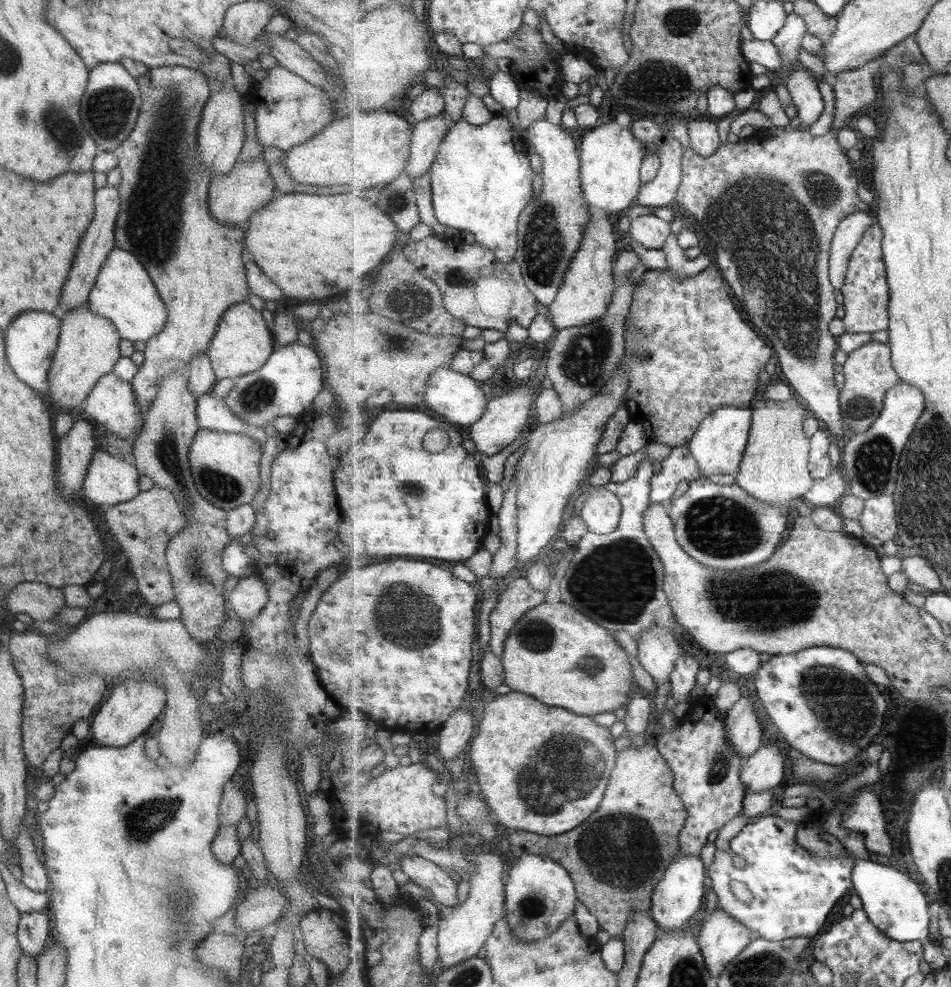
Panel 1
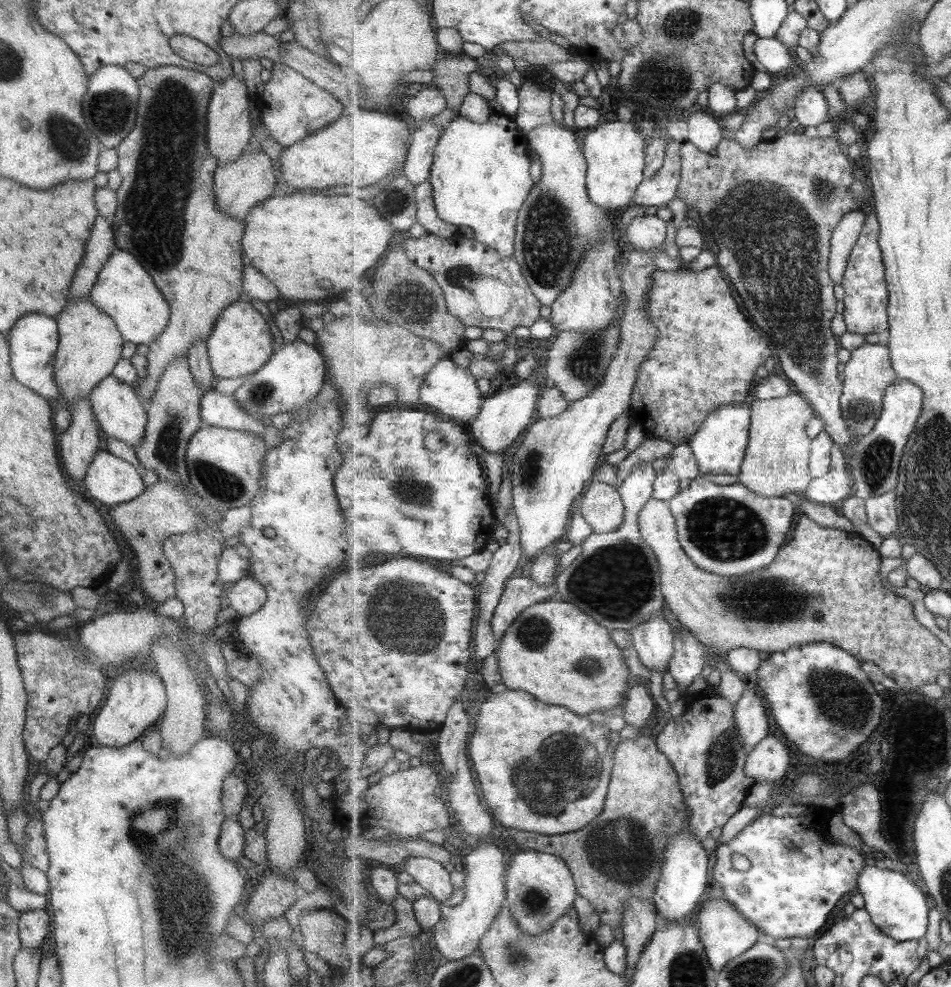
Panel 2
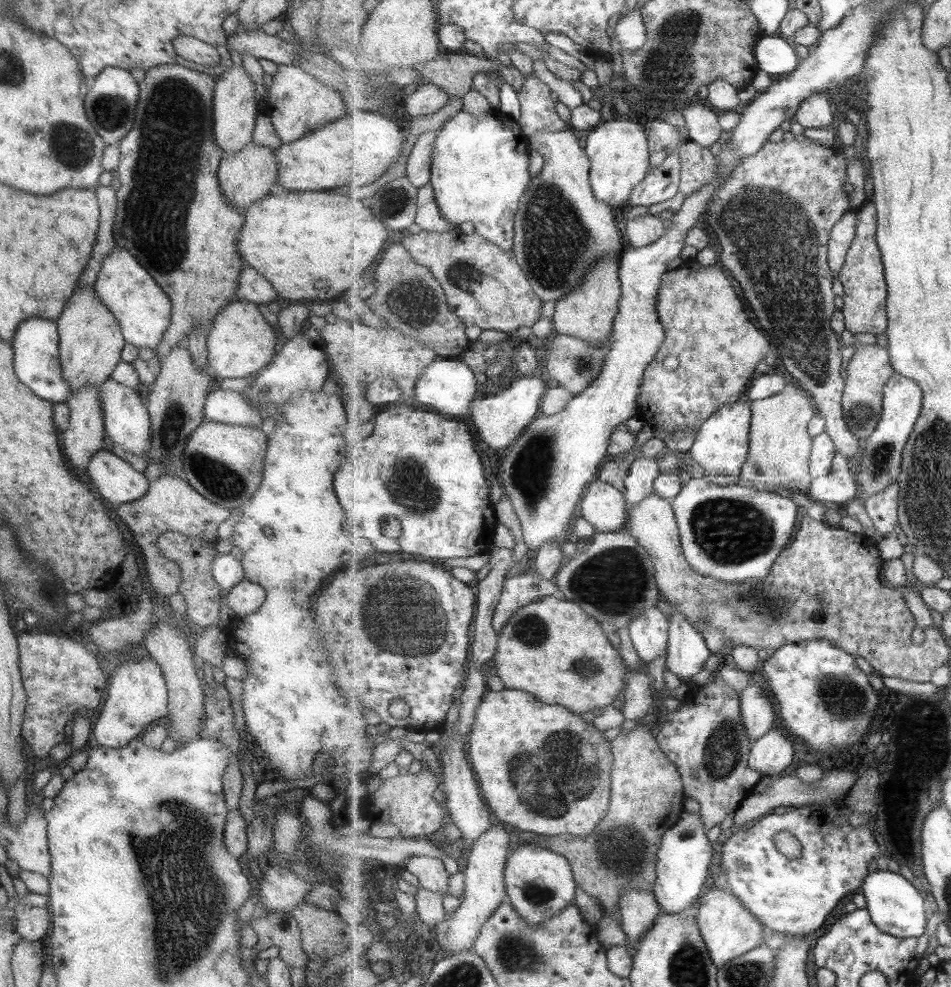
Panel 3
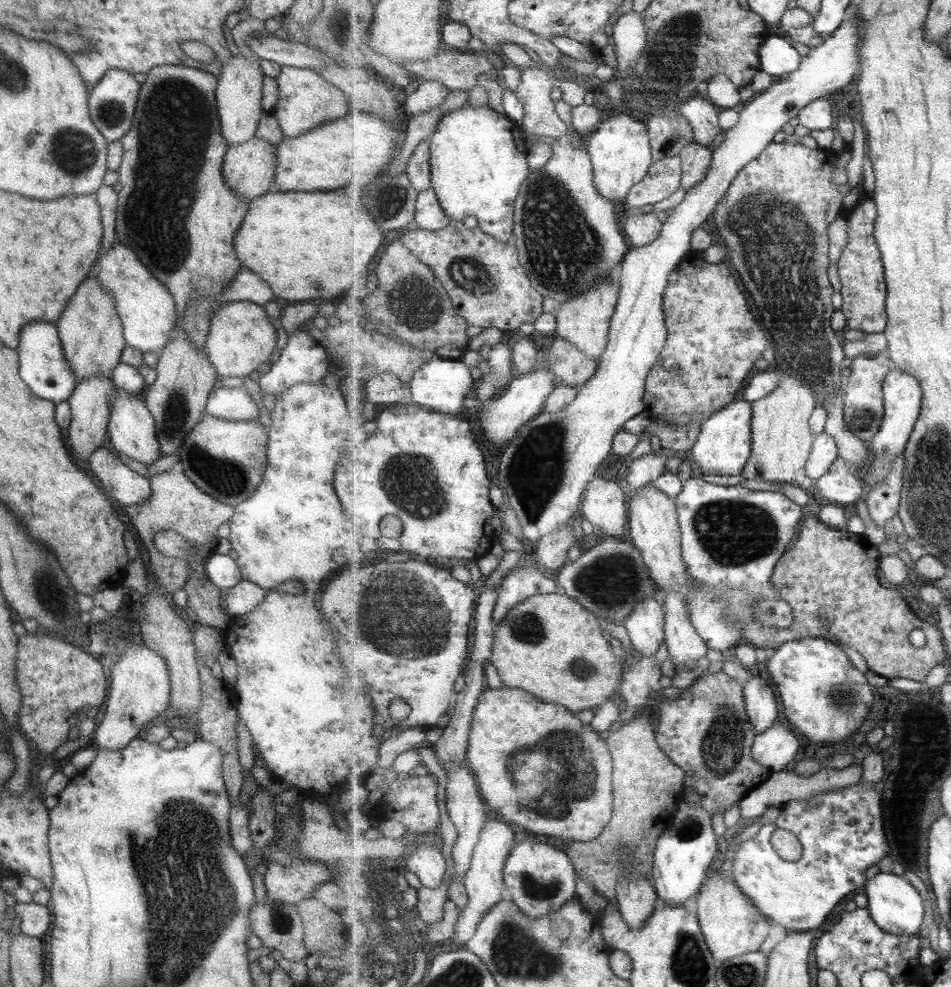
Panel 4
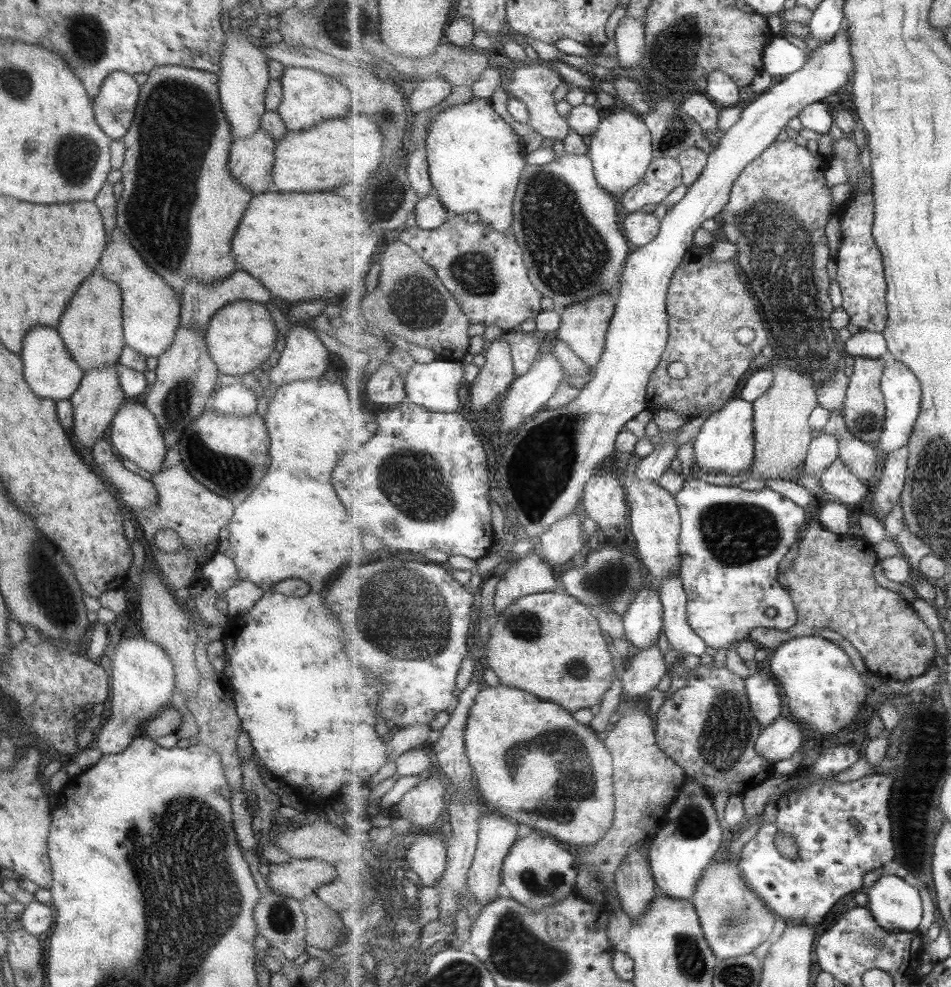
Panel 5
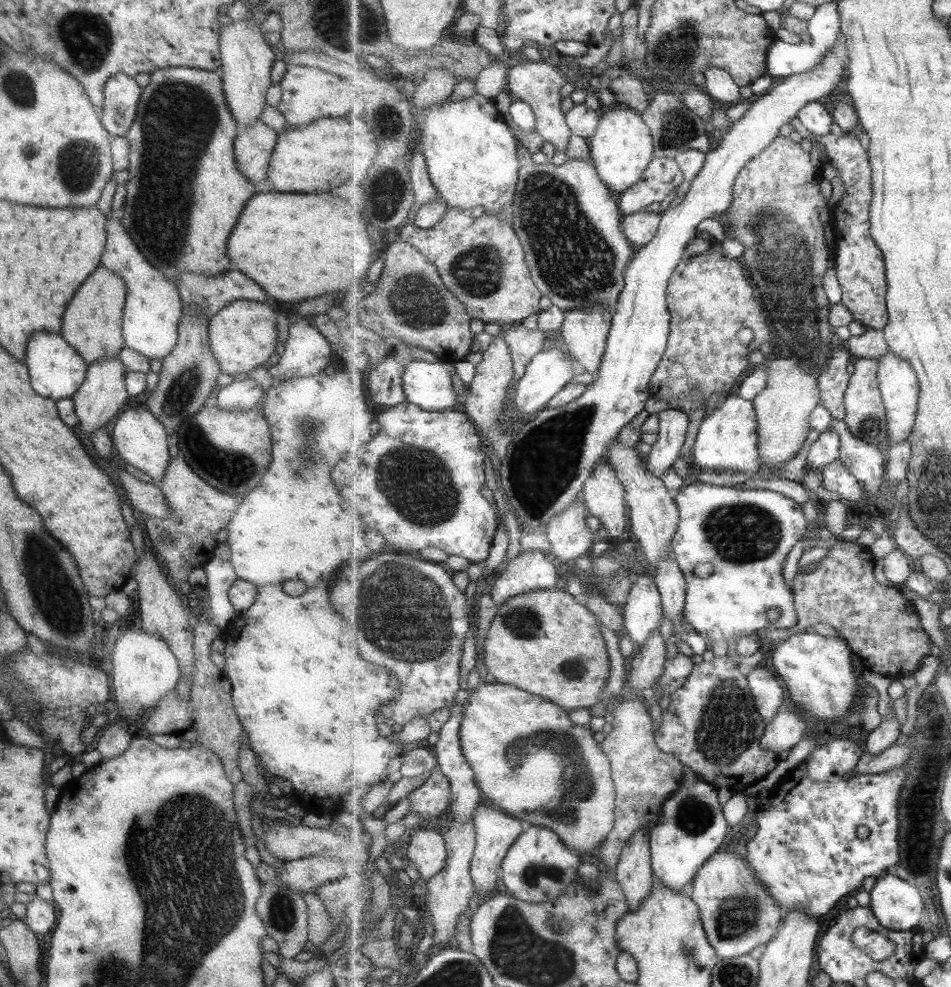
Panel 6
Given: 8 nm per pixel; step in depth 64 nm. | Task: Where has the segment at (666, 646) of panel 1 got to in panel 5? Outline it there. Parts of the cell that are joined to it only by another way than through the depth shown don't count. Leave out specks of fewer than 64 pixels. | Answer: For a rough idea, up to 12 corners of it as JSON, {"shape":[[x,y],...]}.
{"shape":[[644,588],[623,616],[637,648],[657,644],[665,607],[659,592]]}

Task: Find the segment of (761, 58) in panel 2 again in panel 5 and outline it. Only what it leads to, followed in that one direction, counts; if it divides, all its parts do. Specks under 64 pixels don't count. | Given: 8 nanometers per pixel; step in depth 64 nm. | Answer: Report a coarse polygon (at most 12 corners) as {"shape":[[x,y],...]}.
{"shape":[[778,34],[763,50],[763,71],[800,71],[813,50],[799,49]]}

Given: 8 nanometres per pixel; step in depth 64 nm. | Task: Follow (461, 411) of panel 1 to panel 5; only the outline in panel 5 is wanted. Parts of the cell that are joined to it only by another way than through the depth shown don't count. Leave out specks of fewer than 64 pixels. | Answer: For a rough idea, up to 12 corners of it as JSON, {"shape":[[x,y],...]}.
{"shape":[[436,358],[407,376],[408,400],[431,412],[455,413],[463,362]]}

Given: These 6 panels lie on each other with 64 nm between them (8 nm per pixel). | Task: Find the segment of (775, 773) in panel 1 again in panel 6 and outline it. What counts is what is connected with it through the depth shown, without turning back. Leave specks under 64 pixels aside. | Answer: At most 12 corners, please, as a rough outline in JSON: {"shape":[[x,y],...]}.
{"shape":[[797,709],[780,711],[768,722],[761,744],[783,754],[807,732]]}

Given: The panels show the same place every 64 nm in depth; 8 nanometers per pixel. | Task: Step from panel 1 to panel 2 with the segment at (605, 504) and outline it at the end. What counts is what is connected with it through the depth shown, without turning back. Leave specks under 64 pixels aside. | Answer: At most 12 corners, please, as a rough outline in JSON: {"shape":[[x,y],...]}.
{"shape":[[590,482],[580,508],[595,533],[616,531],[624,499]]}

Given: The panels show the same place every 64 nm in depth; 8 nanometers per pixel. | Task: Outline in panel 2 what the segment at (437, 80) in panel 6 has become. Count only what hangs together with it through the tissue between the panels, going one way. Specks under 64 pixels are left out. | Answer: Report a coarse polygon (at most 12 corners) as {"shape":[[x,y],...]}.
{"shape":[[425,85],[407,104],[415,121],[431,120],[448,107],[443,91]]}

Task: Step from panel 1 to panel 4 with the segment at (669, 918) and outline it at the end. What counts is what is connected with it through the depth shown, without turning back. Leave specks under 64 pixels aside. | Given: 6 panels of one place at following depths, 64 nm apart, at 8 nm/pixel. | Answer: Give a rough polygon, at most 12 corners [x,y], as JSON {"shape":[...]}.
{"shape":[[681,801],[657,843],[659,901],[685,904],[717,856],[712,814]]}

